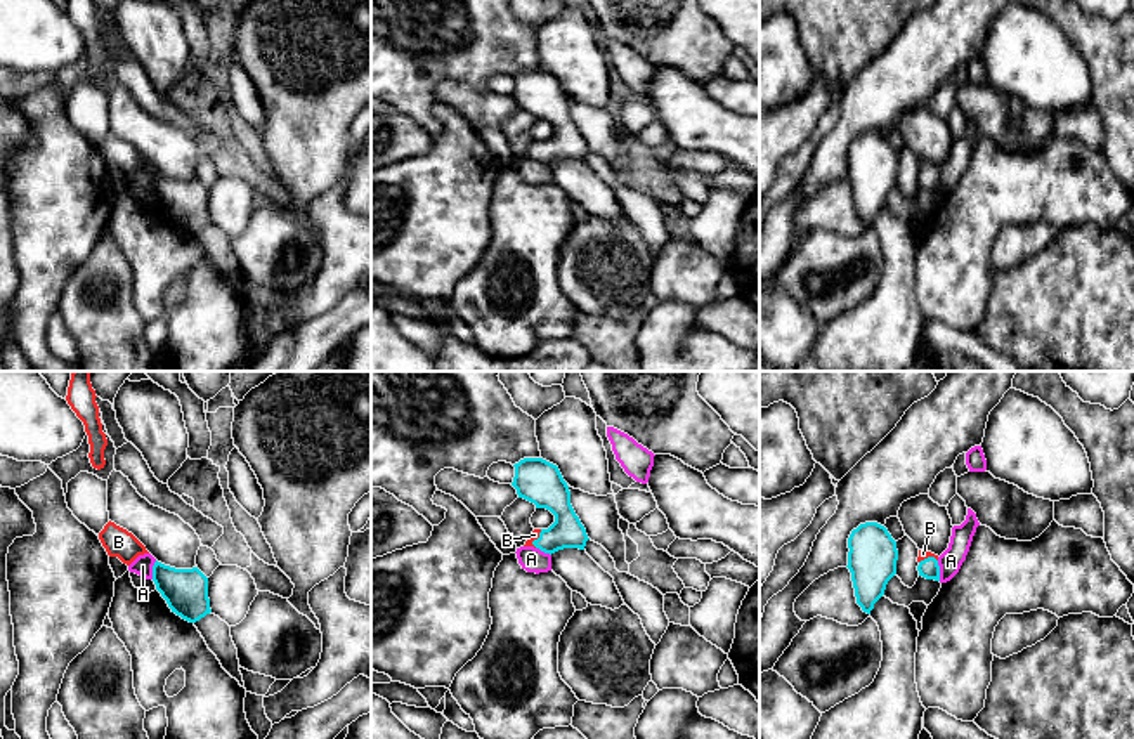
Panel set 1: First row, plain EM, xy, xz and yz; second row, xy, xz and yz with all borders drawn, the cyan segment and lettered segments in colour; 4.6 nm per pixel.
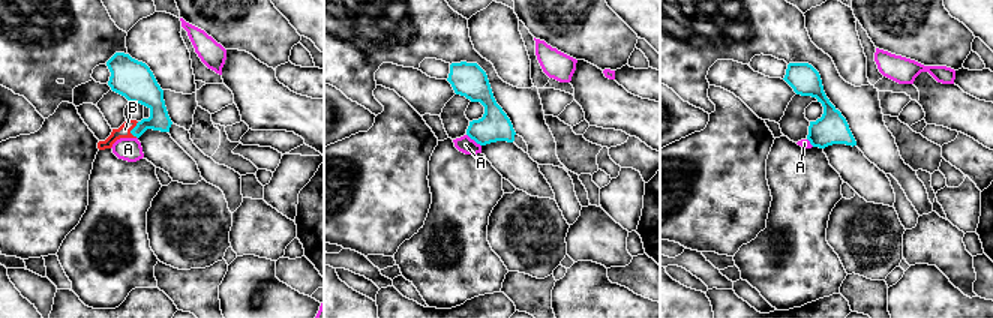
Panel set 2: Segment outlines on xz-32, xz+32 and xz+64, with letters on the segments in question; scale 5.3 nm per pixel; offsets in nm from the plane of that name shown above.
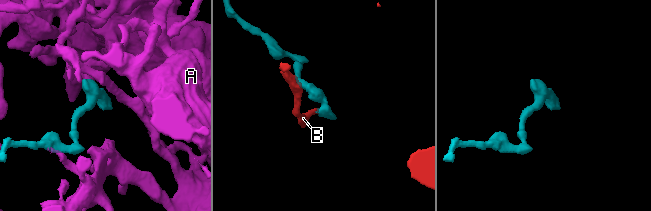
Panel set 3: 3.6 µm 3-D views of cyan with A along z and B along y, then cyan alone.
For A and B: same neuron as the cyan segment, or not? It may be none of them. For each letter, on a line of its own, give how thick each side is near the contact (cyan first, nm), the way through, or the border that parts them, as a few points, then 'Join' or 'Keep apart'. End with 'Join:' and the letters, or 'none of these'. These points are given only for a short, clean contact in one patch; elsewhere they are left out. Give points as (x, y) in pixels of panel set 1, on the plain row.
A: Thickness 90 nm (cyan) against 110 nm. Boundary: yz (937, 172), (940, 191). Keep apart
B: Thickness 190 nm (cyan) against 40 nm. Path across: xz (541, 96), (559, 136), (538, 150), (534, 146). Join
Join: B

